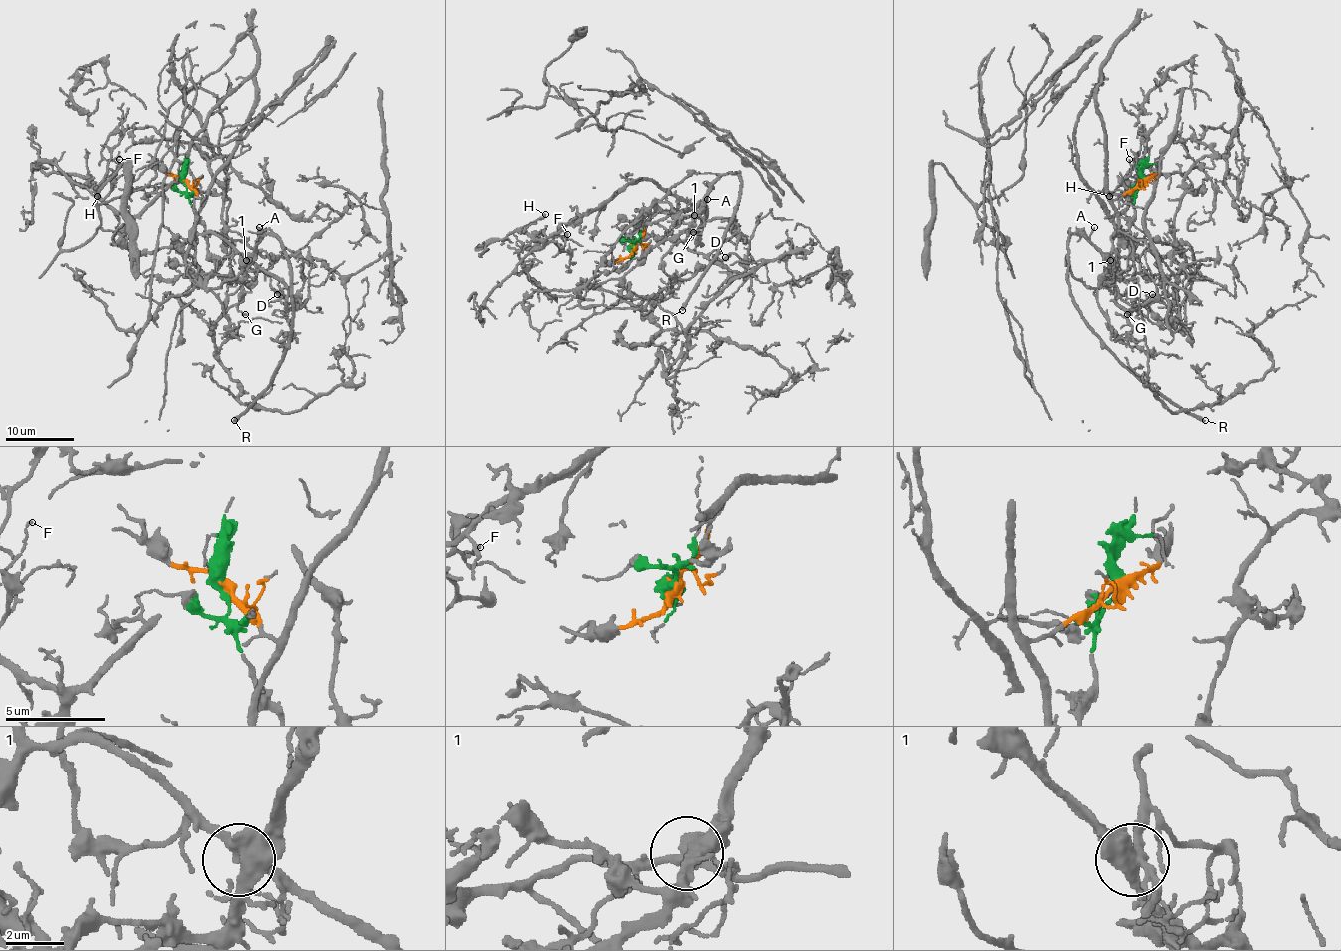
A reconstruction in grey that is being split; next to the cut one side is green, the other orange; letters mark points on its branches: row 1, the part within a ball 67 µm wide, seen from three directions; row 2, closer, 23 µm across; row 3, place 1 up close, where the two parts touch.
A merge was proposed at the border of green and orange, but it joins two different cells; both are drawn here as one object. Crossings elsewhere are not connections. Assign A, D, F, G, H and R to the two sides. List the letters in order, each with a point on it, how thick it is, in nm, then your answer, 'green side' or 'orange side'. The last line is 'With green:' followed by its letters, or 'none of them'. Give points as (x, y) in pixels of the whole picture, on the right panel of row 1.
A: (1094, 227) | 120 nm | green side
D: (1152, 294) | 130 nm | orange side
F: (1129, 159) | 110 nm | orange side
G: (1127, 314) | 150 nm | green side
H: (1109, 196) | 200 nm | orange side
R: (1205, 420) | 380 nm | green side
With green: A, G, R

